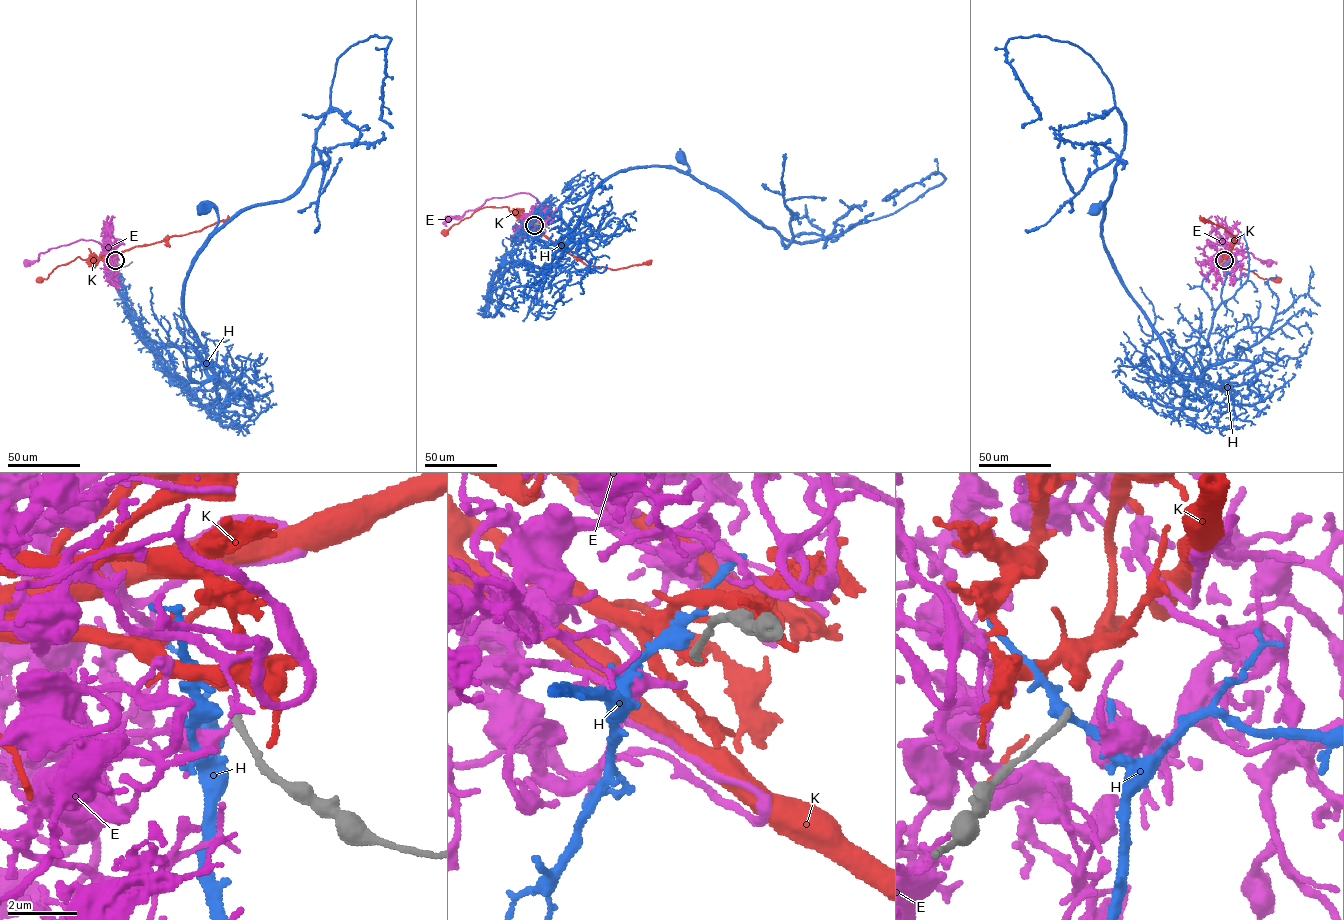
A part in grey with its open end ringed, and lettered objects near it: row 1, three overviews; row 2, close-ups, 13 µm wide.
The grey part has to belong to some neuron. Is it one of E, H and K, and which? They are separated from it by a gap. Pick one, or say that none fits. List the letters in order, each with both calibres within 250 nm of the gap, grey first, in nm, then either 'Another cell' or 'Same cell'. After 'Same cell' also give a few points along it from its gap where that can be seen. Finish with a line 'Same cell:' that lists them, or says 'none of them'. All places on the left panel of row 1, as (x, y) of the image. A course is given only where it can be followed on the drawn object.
E: Thickness 220 nm (grey) against 190 nm. Another cell
H: Thickness 220 nm (grey) against 360 nm. Another cell
K: Thickness 220 nm (grey) against 280 nm. Another cell
Same cell: none of them

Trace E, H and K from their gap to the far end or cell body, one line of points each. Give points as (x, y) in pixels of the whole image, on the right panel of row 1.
E: (1226, 260), (1233, 257), (1226, 251), (1224, 239), (1208, 245), (1207, 239), (1251, 253), (1268, 263)
H: (1224, 260), (1221, 302), (1200, 356), (1201, 372), (1187, 378), (1122, 284), (1101, 233), (1105, 210), (1097, 208)
K: (1224, 260), (1235, 235), (1203, 221), (1200, 215)

